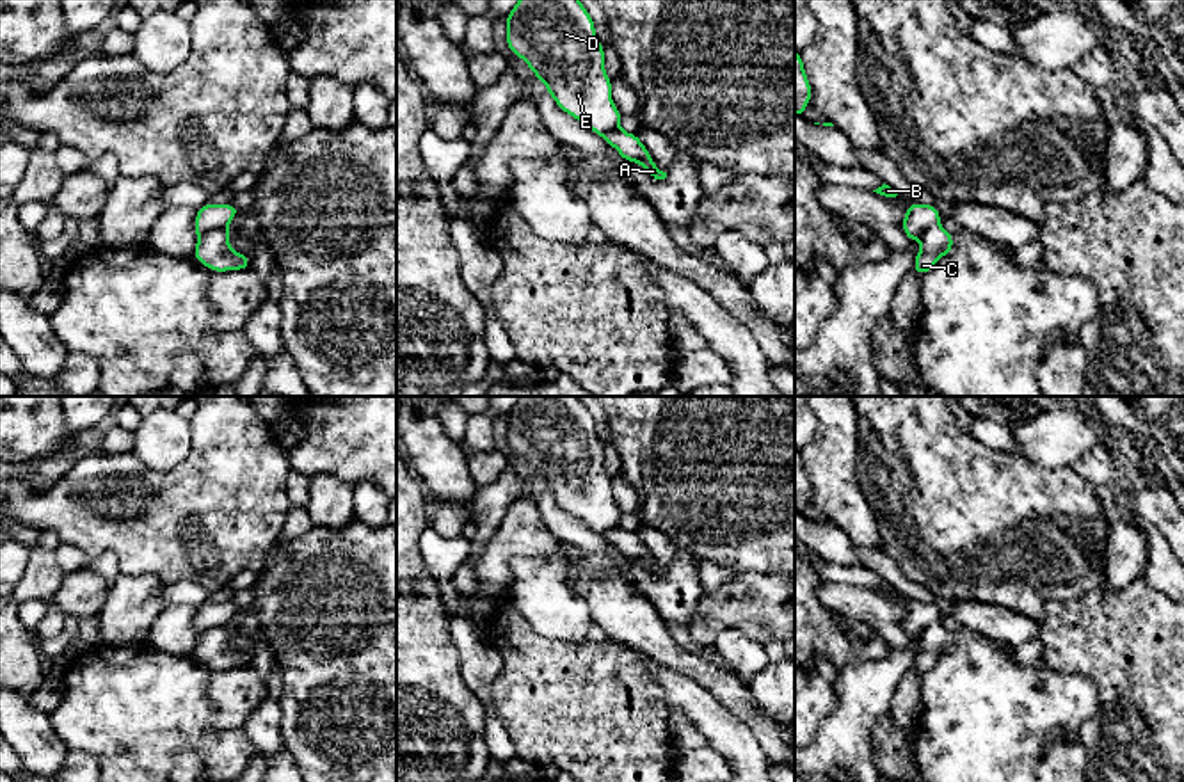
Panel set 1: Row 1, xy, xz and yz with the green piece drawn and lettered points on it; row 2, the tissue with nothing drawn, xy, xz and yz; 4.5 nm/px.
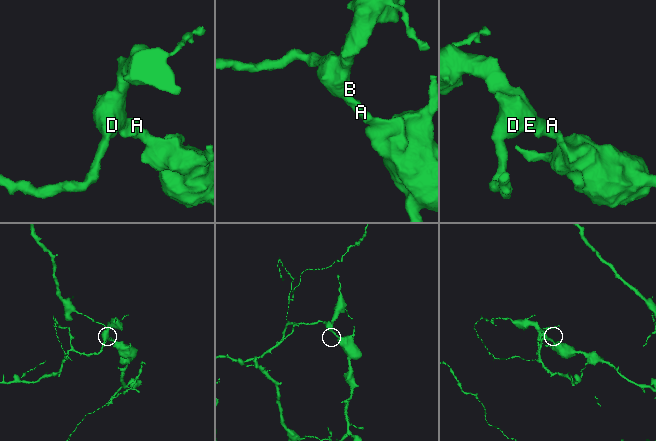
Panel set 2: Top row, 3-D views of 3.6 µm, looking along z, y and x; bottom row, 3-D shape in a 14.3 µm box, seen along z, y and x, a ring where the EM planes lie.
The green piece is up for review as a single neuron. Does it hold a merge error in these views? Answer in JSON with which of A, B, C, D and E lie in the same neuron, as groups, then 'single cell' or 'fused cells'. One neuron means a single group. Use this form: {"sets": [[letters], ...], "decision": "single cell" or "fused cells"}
{"sets": [["A", "C"], ["B", "D", "E"]], "decision": "fused cells"}

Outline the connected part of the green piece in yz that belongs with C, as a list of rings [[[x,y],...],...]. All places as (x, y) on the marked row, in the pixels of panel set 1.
[[[940,224],[926,229],[921,236],[921,247],[914,259],[912,270],[921,275],[928,274],[935,263],[953,251],[953,235],[948,233]]]

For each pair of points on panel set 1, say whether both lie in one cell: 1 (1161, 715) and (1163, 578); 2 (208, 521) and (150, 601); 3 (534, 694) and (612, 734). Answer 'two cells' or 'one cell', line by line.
1: two cells
2: two cells
3: one cell

